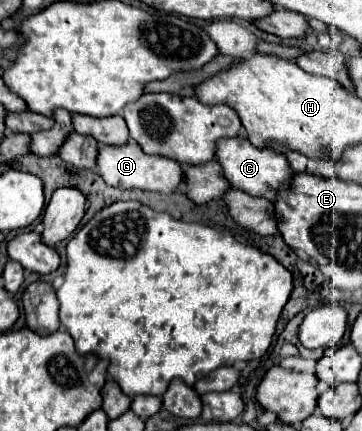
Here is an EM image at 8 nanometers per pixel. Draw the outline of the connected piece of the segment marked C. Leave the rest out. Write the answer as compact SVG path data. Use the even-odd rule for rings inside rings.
M246 137L222 139L216 145L216 161L222 165L224 177L232 187L242 189L254 197L264 197L266 193L276 191L278 187L282 187L292 177L292 169L290 169L284 155L280 155L268 147L264 147L264 149L254 147Z

